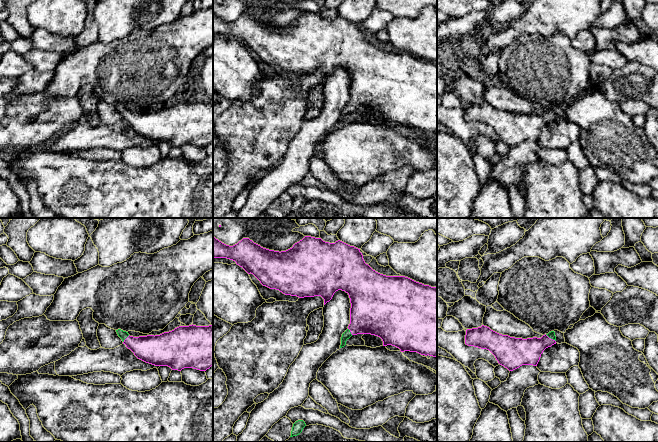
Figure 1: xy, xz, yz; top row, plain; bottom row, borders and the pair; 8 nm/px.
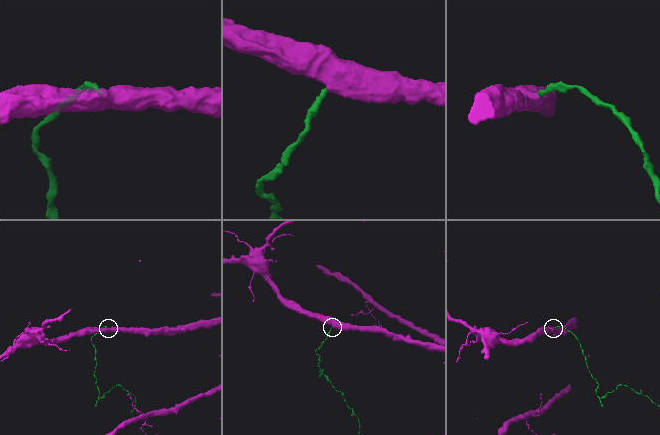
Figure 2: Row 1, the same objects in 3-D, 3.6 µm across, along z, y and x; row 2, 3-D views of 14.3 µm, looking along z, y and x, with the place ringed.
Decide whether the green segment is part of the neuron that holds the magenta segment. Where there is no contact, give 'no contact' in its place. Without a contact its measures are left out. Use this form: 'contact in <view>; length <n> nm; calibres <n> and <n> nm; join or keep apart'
contact in xy; length 80 nm; calibres 220 and 70 nm; join

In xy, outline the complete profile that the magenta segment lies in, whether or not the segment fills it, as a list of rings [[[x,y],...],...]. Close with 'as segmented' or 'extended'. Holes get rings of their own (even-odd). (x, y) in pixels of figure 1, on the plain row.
[[[213,101],[209,102],[179,102],[172,107],[160,111],[133,113],[121,105],[116,106],[123,120],[134,131],[155,142],[168,142],[172,146],[181,147],[184,144],[193,144],[206,147],[213,141]]]; extended

